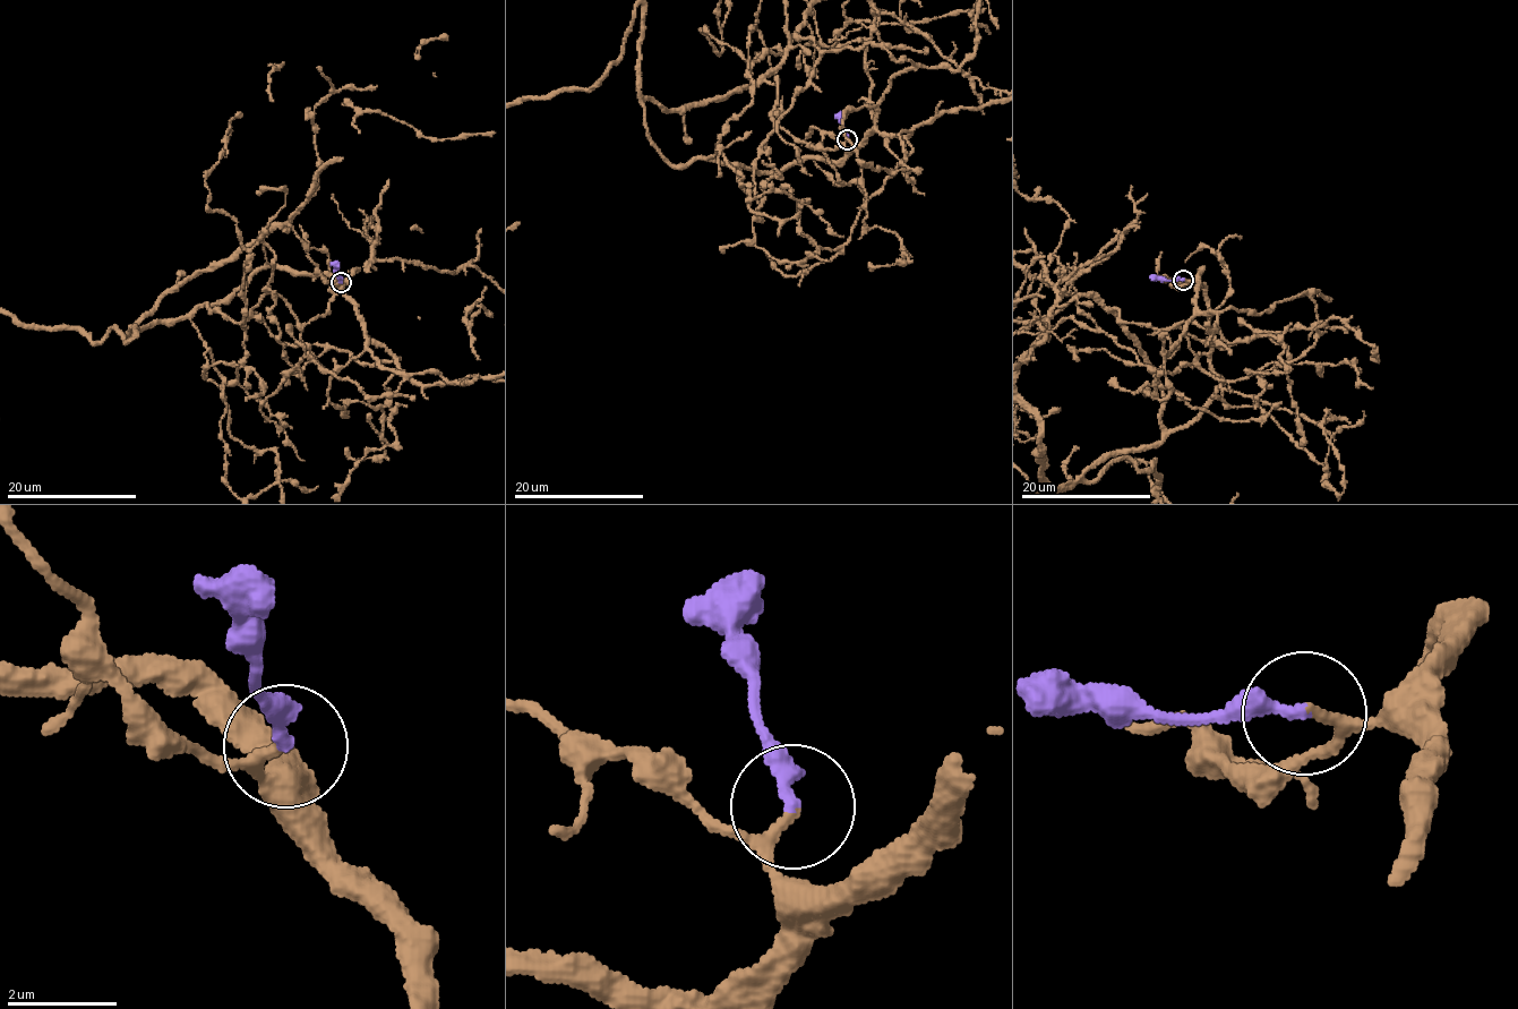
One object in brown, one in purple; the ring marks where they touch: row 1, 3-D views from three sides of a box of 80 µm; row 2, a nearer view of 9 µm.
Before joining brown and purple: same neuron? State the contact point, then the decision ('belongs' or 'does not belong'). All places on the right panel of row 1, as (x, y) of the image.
at (1183, 280); belongs

